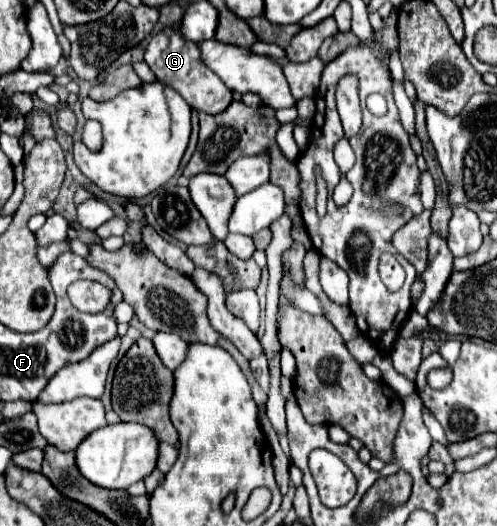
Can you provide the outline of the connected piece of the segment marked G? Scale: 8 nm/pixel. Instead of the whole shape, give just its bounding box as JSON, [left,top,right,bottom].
[144,27,232,115]

